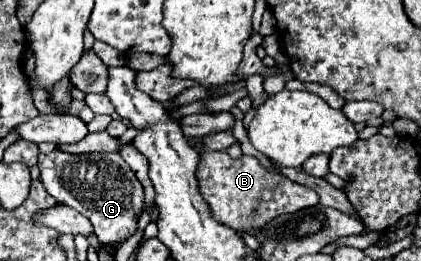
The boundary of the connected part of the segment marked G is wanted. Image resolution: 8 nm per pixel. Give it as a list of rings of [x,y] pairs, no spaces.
[[[51,151],[49,155],[39,155],[37,163],[41,171],[41,183],[53,195],[61,205],[69,205],[77,209],[81,215],[85,215],[95,229],[95,235],[101,243],[115,243],[115,241],[125,241],[137,231],[137,221],[135,215],[139,209],[143,209],[143,185],[137,181],[135,173],[131,167],[123,161],[119,153],[81,153],[81,155],[71,155],[65,151]]]

